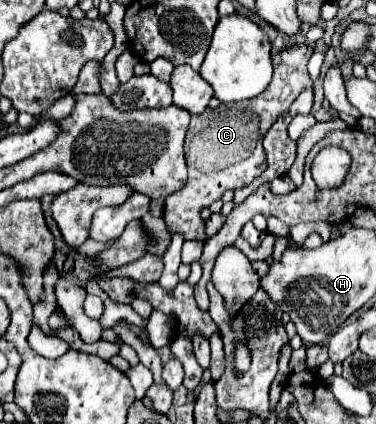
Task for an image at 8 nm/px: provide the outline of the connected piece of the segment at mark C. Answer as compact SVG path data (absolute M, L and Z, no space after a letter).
M289 44L285 46L281 52L277 52L273 56L273 80L271 84L257 96L245 102L233 102L233 104L219 104L217 108L207 108L201 114L193 114L191 118L191 126L185 138L185 158L187 158L187 168L189 168L189 180L187 184L179 190L173 192L167 200L165 200L165 208L163 208L163 218L167 224L167 230L171 234L181 234L185 240L205 240L205 232L199 230L199 226L203 224L203 220L199 218L201 208L213 204L215 200L221 200L225 190L235 190L241 186L251 184L257 176L263 174L265 170L265 152L263 152L263 136L267 134L267 130L273 126L273 122L289 110L289 106L293 104L293 100L303 92L313 87L312 80L307 70L307 64L311 54L314 53L311 46L307 44Z

